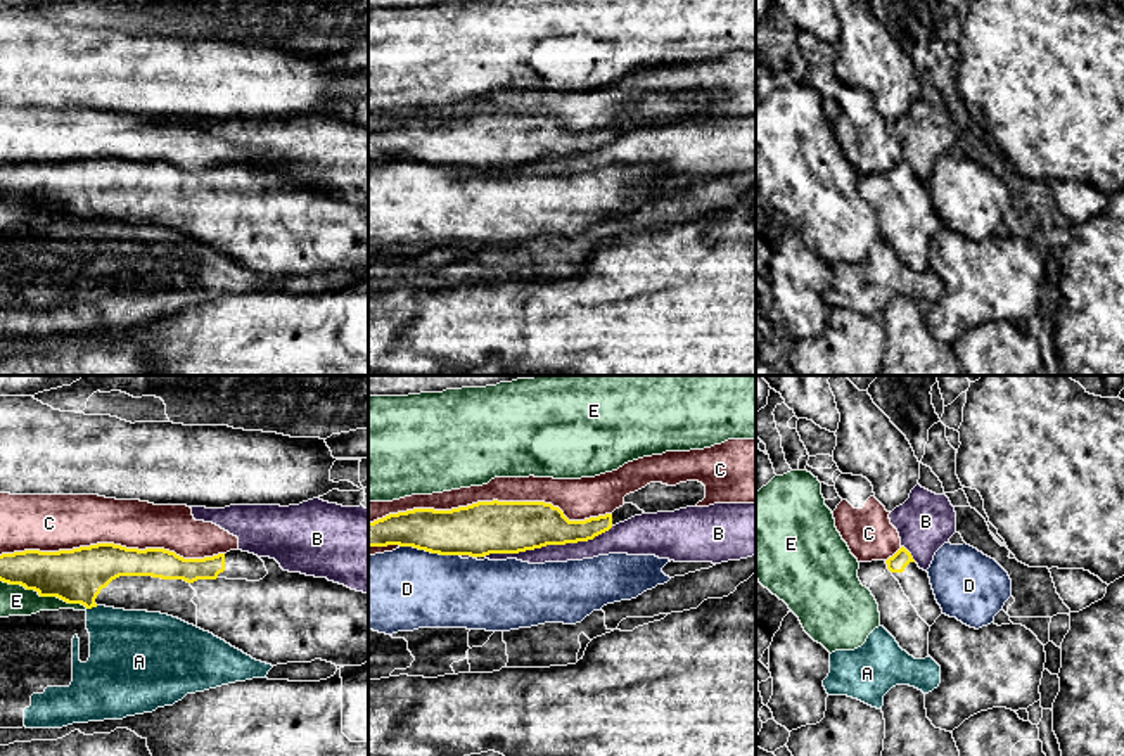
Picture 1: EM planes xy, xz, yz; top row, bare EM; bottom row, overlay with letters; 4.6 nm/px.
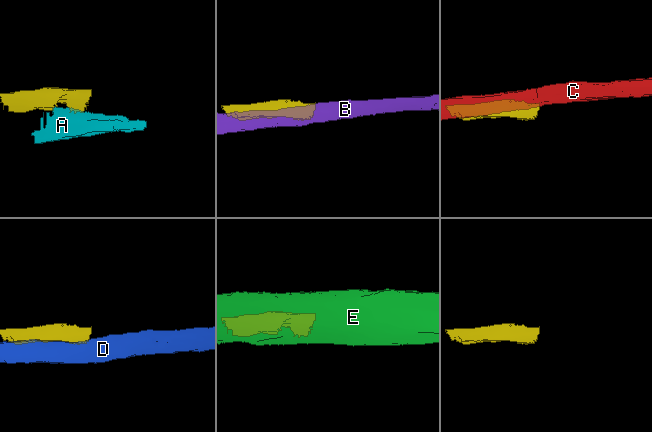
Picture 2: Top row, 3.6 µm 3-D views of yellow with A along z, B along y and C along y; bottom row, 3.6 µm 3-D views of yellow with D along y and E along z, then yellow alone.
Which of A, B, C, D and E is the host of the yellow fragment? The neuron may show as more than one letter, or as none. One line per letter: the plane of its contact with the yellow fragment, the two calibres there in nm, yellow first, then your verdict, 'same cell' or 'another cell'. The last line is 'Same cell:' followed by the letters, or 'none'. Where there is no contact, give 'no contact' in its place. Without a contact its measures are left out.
A: xy | 260/360 nm | another cell
B: xz | 240/100 nm | another cell
C: xz | 240/120 nm | another cell
D: xz | 240/380 nm | another cell
E: xy | 260/140 nm | another cell
Same cell: none

